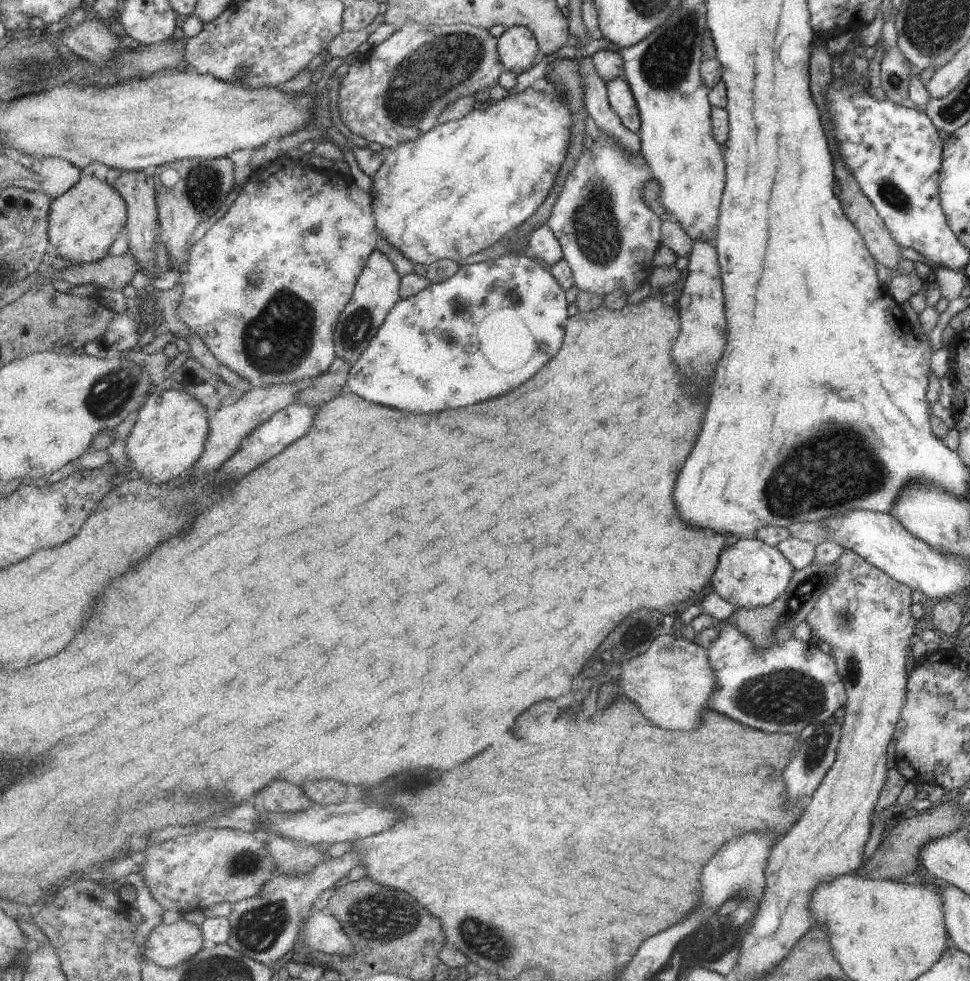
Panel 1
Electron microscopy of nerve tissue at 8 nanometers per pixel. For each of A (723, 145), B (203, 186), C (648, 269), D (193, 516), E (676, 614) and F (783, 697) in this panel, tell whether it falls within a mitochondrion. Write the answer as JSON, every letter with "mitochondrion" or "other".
{"A":"other","B":"mitochondrion","C":"other","D":"other","E":"other","F":"mitochondrion"}

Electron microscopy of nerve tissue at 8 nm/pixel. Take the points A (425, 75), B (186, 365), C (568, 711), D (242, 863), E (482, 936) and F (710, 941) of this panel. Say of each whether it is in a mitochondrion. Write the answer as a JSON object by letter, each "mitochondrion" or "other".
{"A":"mitochondrion","B":"other","C":"other","D":"mitochondrion","E":"mitochondrion","F":"mitochondrion"}

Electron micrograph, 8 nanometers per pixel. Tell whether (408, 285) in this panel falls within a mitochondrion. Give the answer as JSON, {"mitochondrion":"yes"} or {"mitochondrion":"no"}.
{"mitochondrion":"no"}

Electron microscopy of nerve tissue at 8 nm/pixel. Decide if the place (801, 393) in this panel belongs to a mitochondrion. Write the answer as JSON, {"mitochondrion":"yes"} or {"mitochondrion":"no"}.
{"mitochondrion":"no"}

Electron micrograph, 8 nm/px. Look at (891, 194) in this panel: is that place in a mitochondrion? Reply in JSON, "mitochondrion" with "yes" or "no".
{"mitochondrion":"yes"}

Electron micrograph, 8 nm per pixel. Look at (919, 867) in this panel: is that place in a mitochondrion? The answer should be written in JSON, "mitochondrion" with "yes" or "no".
{"mitochondrion":"no"}

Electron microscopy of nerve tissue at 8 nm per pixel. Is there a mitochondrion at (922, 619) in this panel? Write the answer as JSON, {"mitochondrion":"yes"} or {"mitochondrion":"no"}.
{"mitochondrion":"no"}

